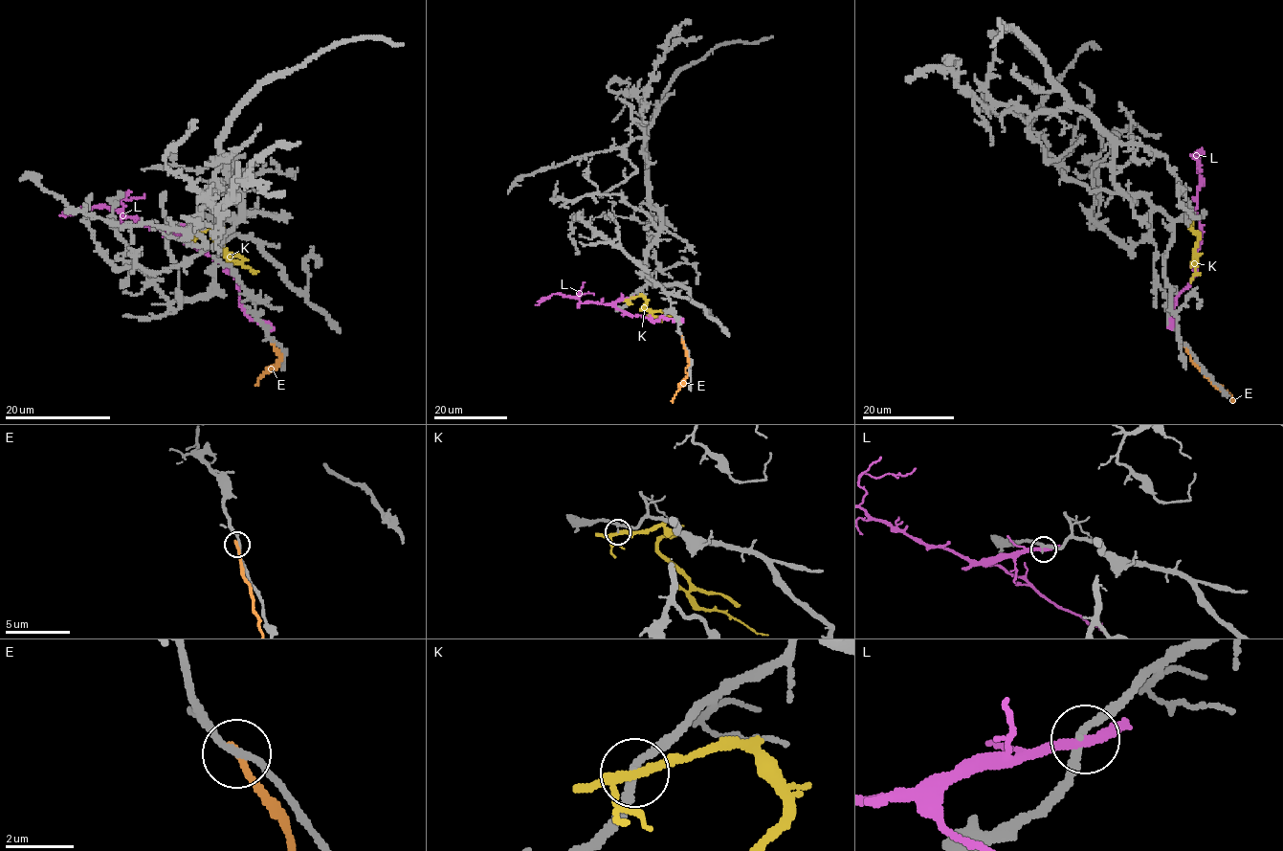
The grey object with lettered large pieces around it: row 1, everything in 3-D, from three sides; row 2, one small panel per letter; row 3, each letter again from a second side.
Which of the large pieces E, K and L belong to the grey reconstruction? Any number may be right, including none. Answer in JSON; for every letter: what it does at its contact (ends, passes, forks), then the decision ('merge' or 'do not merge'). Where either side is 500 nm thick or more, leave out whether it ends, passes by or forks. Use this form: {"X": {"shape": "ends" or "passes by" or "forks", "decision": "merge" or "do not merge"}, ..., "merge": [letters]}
{"E": {"shape": "ends", "decision": "do not merge"}, "K": {"shape": "forks", "decision": "do not merge"}, "L": {"shape": "passes by", "decision": "do not merge"}, "merge": []}

